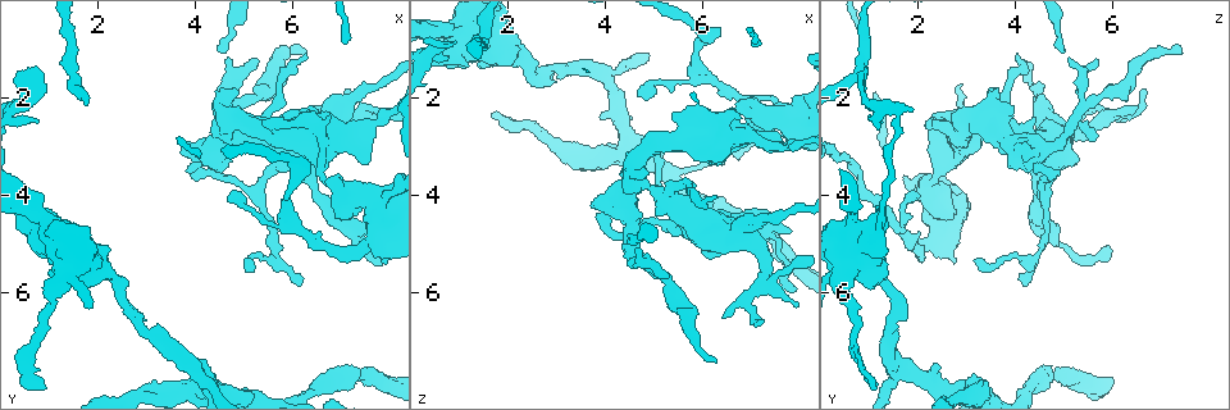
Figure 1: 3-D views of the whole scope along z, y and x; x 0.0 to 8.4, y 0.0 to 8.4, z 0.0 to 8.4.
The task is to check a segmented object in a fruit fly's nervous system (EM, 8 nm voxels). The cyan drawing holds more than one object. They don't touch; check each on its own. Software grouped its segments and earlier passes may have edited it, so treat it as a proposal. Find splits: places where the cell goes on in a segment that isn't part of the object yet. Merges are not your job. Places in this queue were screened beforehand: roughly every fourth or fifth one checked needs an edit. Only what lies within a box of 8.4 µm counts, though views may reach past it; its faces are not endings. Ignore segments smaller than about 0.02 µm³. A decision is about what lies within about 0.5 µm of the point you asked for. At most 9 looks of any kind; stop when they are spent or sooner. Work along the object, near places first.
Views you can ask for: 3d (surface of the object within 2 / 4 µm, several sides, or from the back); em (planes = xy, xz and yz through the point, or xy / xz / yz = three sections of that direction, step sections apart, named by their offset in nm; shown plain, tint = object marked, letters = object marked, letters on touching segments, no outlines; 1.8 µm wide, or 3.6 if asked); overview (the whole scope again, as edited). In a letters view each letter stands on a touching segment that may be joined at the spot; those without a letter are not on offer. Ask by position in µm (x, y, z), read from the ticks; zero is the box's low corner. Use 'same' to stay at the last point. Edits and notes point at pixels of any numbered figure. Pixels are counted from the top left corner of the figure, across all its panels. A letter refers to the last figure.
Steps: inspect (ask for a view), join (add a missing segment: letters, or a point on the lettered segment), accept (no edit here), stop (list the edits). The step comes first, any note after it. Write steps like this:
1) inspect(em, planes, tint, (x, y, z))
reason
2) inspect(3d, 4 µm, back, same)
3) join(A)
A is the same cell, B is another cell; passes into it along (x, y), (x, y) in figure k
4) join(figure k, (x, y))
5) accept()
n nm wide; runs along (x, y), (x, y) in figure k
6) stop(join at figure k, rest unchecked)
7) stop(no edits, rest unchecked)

inspect(3d, 2 µm, (6.25, 1.05, 7.45))
branch stops here

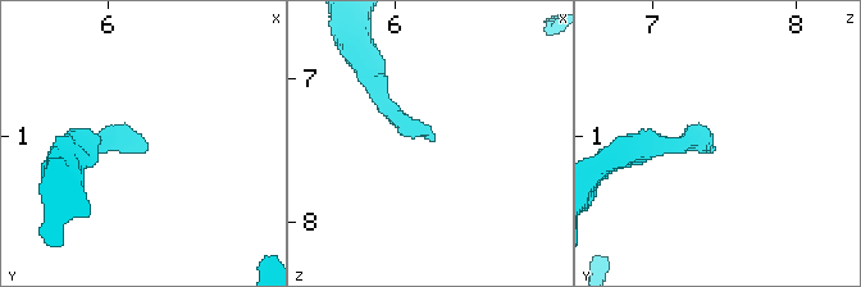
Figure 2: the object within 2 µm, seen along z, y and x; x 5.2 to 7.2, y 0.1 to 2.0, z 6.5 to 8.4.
inspect(em, xy, step 4, tint, (6.28, 1.10, 7.40))

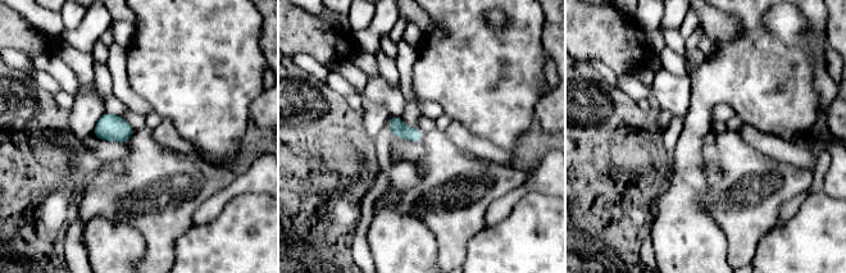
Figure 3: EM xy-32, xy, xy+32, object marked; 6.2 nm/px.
inspect(em, xz, step 4, letters, same)
cut it another way

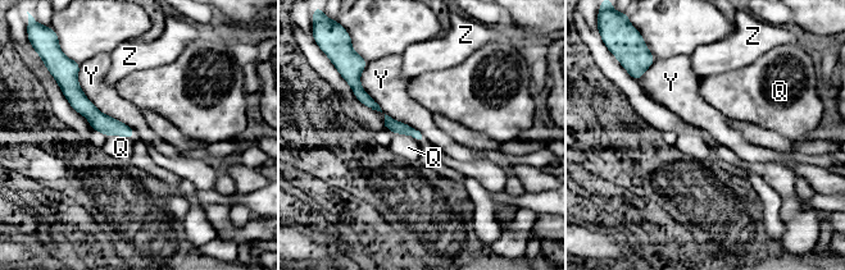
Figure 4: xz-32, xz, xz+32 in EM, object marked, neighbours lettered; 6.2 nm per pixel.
accept()
Q, Y and Z are other cells; border along (80, 64), (85, 96), (136, 134) in figure 4; no lettered segment goes on from it

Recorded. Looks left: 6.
inspect(em, xz, step 16, tint, (4.70, 3.65, 4.70))
thick turns thin

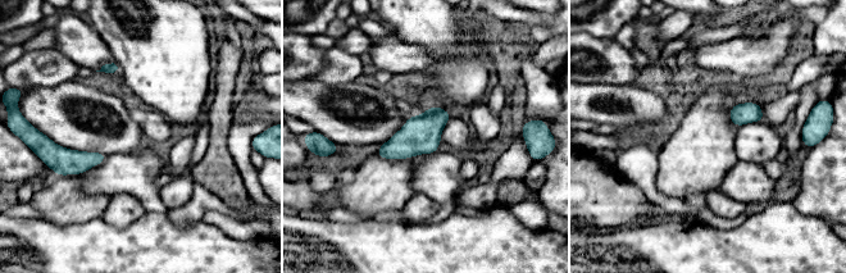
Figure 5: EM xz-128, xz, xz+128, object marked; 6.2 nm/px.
inspect(em, planes, tint, same)

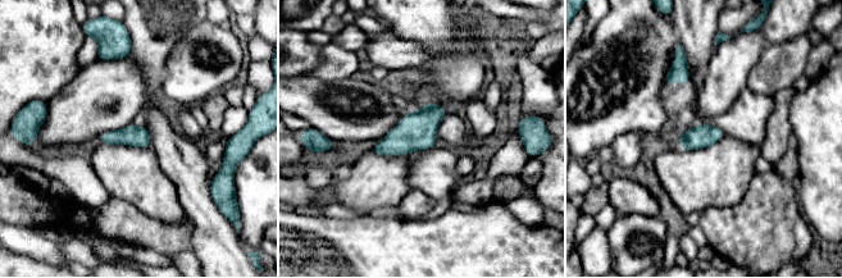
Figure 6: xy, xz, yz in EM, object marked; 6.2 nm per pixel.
inspect(em, planes, letters, same)
what lies round it

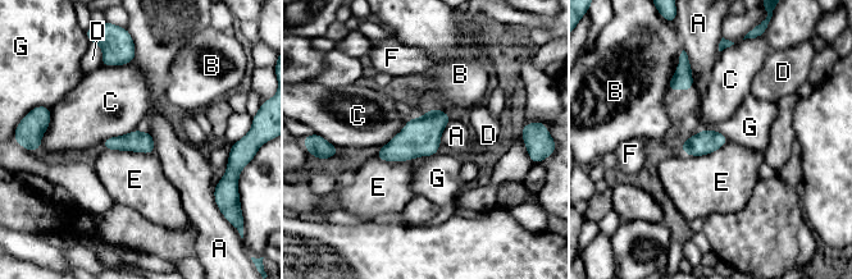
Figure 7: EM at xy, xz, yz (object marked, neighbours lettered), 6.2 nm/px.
accept()
A, B, C, D, E, F and G are other cells; border along (705, 129), (719, 131), (728, 140) in figure 7; no lettered segment goes on from it

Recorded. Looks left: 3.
inspect(3d, 4 µm, (4.80, 4.05, 2.00))
an open end

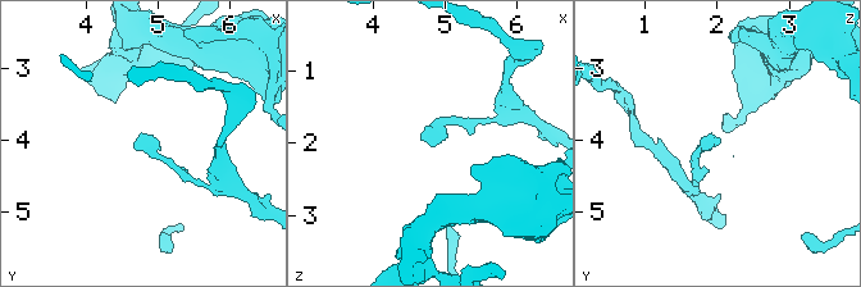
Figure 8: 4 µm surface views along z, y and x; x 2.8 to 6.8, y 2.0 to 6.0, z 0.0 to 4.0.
inspect(em, planes, letters, (4.80, 4.10, 2.00))

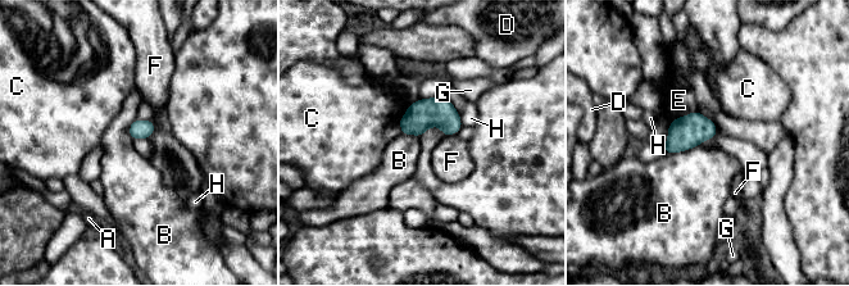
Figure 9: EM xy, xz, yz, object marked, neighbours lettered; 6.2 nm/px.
accept()
A, B, C, D, E, F, G and H are other cells; border along (698, 145), (664, 154) in figure 9; no lettered segment goes on from it

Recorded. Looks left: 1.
stop(no edits, rest unchecked)

